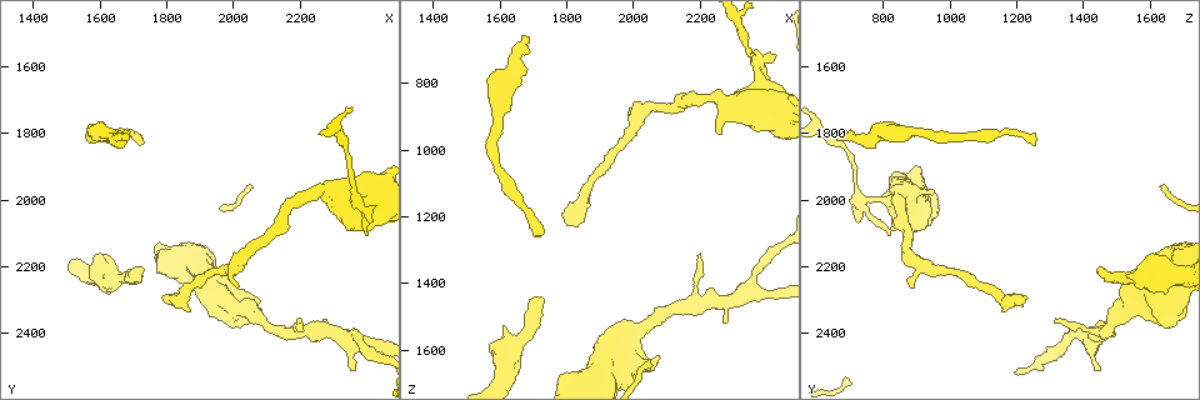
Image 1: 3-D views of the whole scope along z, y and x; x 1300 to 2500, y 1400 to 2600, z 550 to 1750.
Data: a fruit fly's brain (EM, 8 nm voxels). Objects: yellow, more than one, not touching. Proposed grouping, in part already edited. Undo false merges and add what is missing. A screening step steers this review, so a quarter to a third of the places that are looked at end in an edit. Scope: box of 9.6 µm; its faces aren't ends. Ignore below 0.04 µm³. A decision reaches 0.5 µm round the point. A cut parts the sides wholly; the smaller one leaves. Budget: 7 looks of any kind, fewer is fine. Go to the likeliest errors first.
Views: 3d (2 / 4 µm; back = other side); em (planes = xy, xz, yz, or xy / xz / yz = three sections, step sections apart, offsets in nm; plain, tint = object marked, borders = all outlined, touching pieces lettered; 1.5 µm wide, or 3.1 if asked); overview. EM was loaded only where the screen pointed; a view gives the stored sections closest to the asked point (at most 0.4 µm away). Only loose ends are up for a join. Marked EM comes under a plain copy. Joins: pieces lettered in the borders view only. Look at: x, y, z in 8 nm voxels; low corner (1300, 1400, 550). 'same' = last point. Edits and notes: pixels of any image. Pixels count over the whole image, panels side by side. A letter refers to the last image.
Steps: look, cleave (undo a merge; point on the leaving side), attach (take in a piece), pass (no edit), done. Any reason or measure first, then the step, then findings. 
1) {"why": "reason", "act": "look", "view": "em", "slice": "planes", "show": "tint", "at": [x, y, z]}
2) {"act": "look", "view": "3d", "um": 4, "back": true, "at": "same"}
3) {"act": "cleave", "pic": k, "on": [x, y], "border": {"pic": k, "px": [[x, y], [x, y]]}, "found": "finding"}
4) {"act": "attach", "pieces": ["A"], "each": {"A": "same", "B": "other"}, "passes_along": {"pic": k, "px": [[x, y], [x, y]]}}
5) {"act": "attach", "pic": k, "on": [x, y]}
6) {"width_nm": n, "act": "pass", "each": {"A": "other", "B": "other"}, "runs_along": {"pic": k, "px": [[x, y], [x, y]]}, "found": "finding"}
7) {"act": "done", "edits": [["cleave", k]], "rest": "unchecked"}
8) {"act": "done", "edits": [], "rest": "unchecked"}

{"why": "branch stops here", "act": "look", "view": "em", "slice": "planes", "show": "borders", "at": [1720, 2200, 1440]}

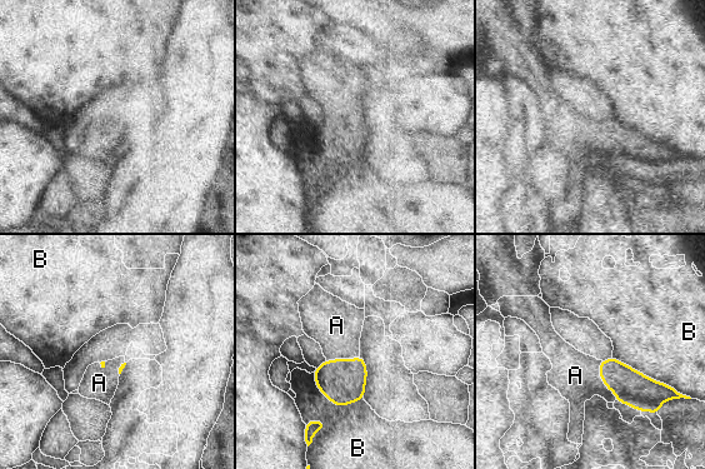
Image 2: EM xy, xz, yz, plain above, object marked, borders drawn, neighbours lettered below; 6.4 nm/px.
{"act": "attach", "pic": 2, "on": [575, 375], "each": {"A": "same", "B": "other"}, "passes_along": {"pic": 2, "px": [[631, 388], [601, 379], [575, 375]]}, "found": "it goes on there"}

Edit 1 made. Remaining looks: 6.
{"why": "branch stops here", "act": "look", "view": "3d", "um": 4, "at": [2360, 2510, 1450]}

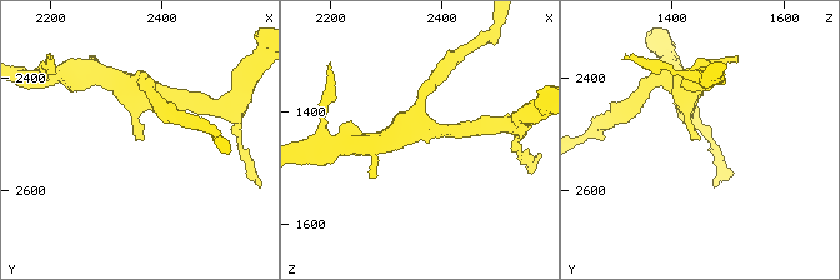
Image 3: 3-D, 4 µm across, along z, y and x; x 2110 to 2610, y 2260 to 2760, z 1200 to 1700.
{"why": "need the tissue", "act": "look", "view": "em", "slice": "xz", "step": 4, "show": "borders", "at": [2355, 2505, 1450]}

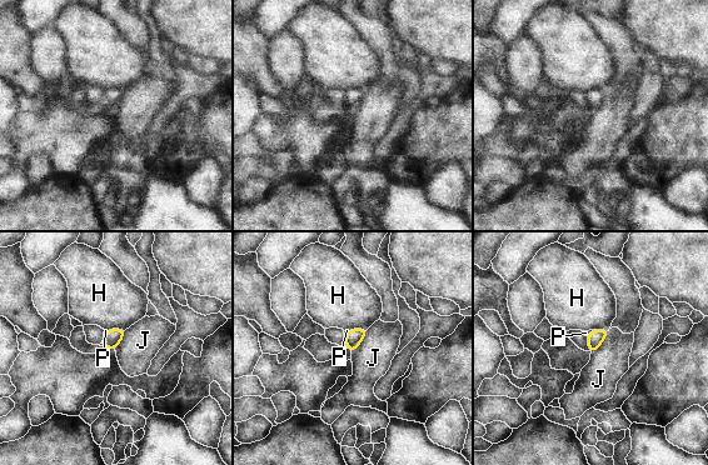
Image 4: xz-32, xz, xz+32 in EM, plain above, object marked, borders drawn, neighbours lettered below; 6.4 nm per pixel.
{"why": "cut it another way", "act": "look", "view": "em", "slice": "planes", "show": "borders", "at": "same"}

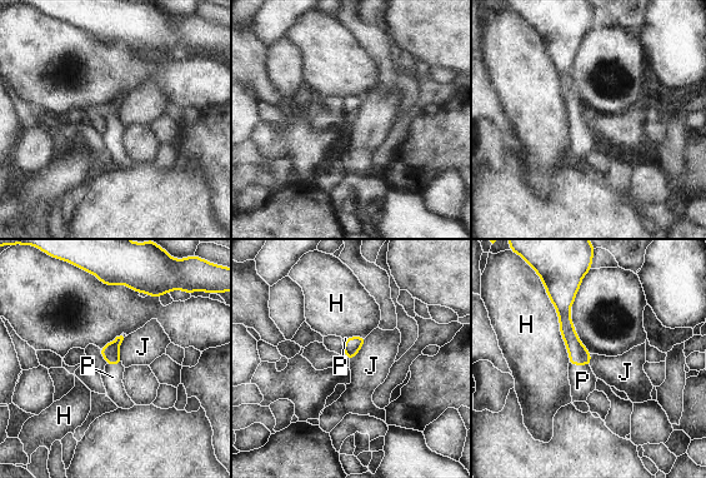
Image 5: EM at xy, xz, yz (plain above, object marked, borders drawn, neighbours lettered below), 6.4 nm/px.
{"act": "attach", "pic": 5, "on": [582, 381], "each": {"H": "other", "J": "other", "P": "same"}, "passes_along": {"pic": 5, "px": [[579, 354], [579, 364], [582, 381]]}, "found": "the neuron continues"}

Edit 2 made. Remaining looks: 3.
{"why": "sharp bend", "act": "look", "view": "em", "slice": "xy", "step": 8, "show": "tint", "at": [2370, 1990, 760]}

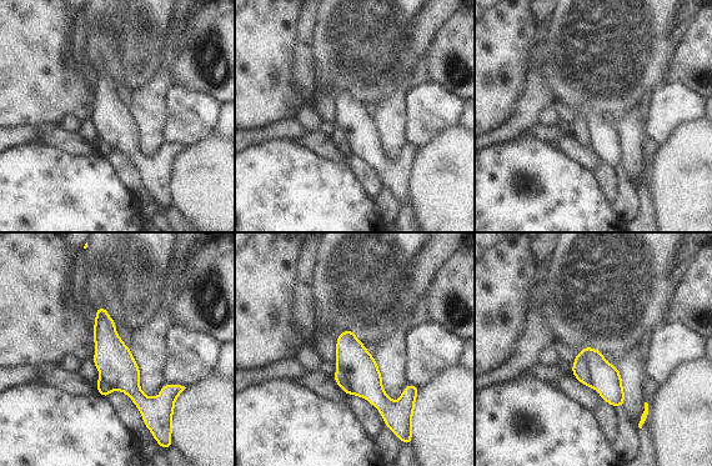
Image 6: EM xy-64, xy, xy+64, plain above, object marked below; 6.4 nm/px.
{"act": "look", "view": "em", "slice": "xz", "step": 4, "show": "borders", "at": "same"}

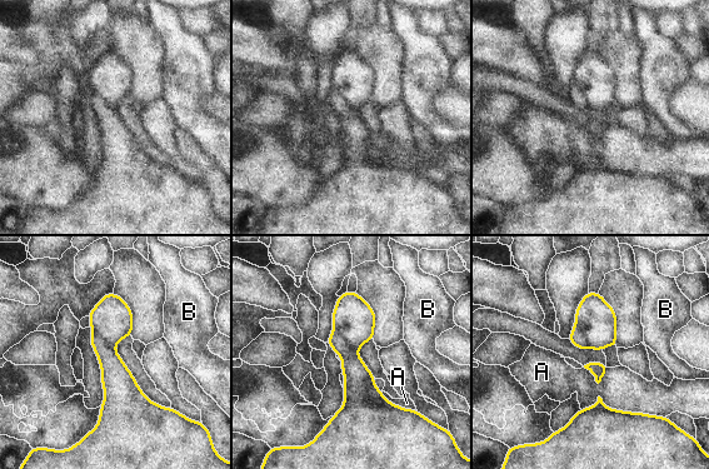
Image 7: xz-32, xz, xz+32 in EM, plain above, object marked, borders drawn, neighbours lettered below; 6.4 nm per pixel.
{"longest_contact_nm": ["A", 500], "act": "cleave", "pic": 7, "on": [355, 319], "each": {"A": "other", "B": "other"}, "border": {"pic": 7, "px": [[334, 327], [357, 352]]}, "found": "a second neuron is stuck on"}

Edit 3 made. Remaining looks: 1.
{"act": "done", "edits": [["attach", 2], ["attach", 5], ["cleave", 7]], "rest": "unchecked"}

